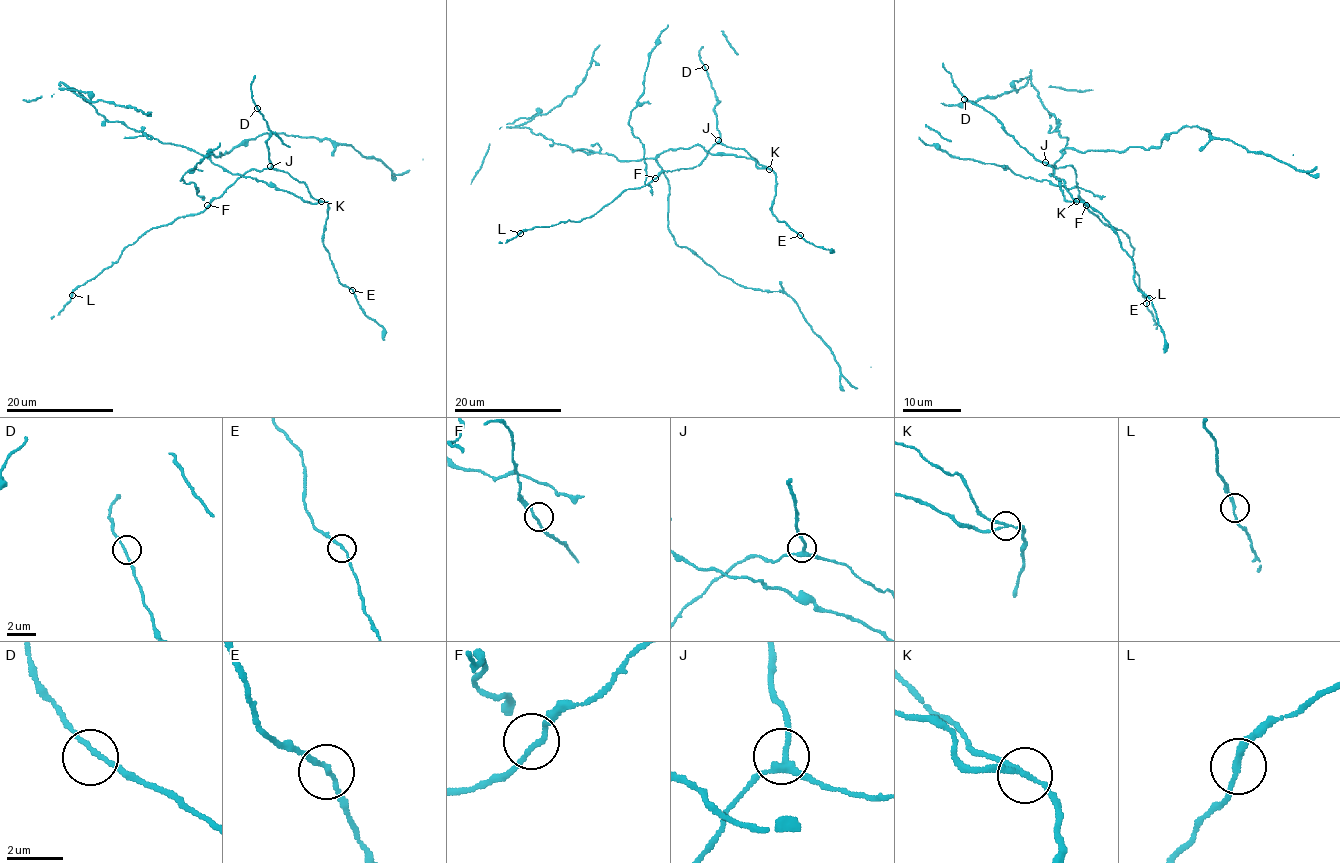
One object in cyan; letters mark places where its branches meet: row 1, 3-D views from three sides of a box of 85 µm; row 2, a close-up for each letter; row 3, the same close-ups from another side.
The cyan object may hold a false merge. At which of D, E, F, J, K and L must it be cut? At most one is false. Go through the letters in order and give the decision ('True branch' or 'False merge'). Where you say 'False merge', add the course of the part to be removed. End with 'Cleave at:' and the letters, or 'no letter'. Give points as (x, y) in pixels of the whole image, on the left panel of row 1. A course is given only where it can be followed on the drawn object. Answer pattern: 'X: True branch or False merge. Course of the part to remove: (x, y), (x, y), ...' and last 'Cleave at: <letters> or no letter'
D: True branch
E: True branch
F: True branch
J: True branch
K: False merge
L: True branch
Cleave at: K

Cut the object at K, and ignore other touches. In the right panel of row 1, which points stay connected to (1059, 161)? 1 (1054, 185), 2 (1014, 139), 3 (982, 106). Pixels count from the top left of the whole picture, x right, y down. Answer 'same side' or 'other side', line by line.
1: same side
2: other side
3: other side

